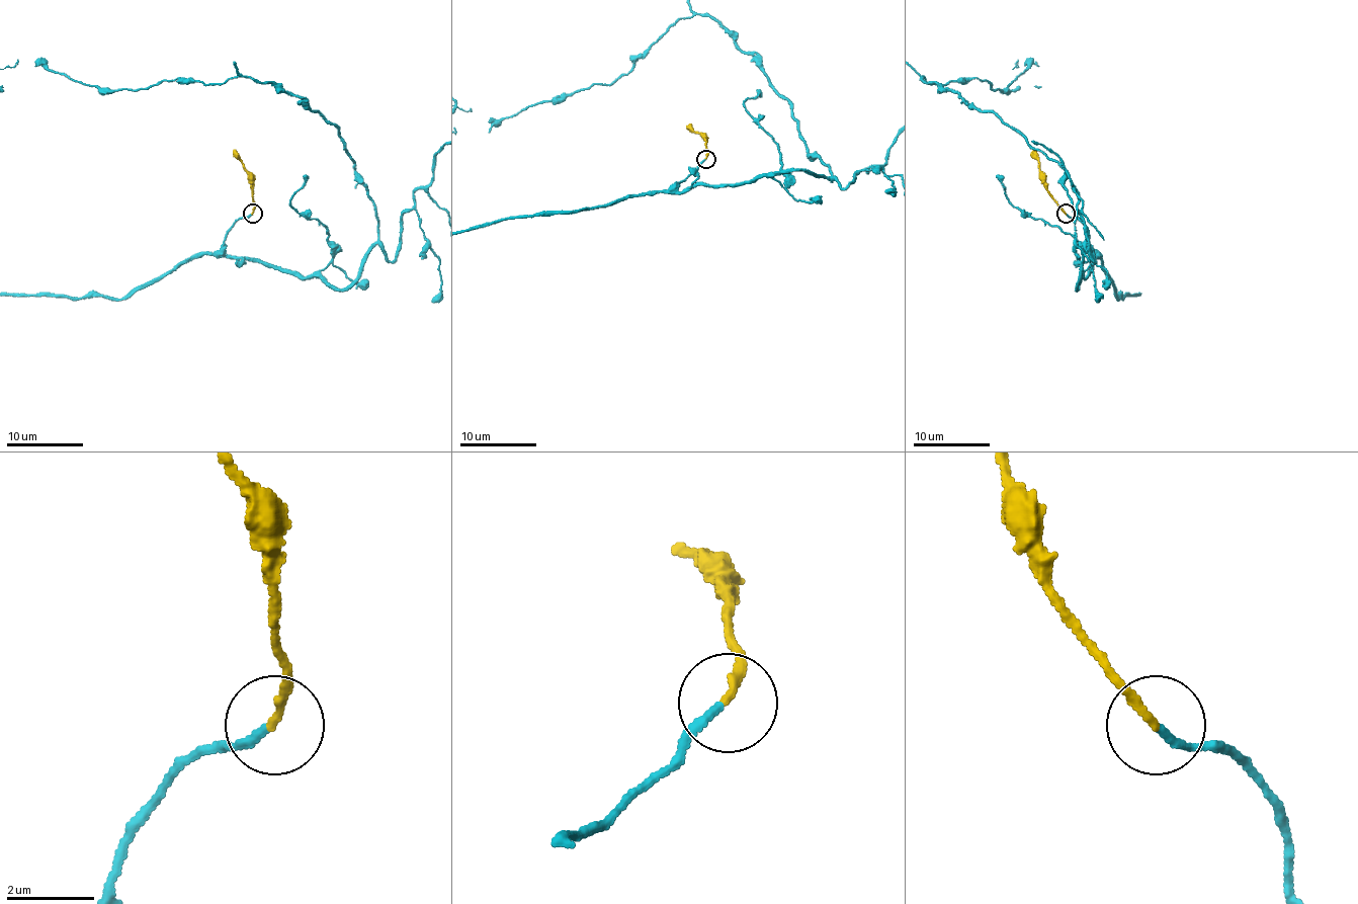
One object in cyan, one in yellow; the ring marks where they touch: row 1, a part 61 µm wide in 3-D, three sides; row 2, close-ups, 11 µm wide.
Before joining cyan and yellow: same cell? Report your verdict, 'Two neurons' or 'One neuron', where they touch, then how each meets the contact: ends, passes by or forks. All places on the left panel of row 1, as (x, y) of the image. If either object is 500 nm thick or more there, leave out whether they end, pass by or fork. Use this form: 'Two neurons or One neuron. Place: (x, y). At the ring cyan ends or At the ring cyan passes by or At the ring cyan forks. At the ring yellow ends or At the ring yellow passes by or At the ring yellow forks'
One neuron. Place: (252, 214). At the ring cyan ends. At the ring yellow ends

